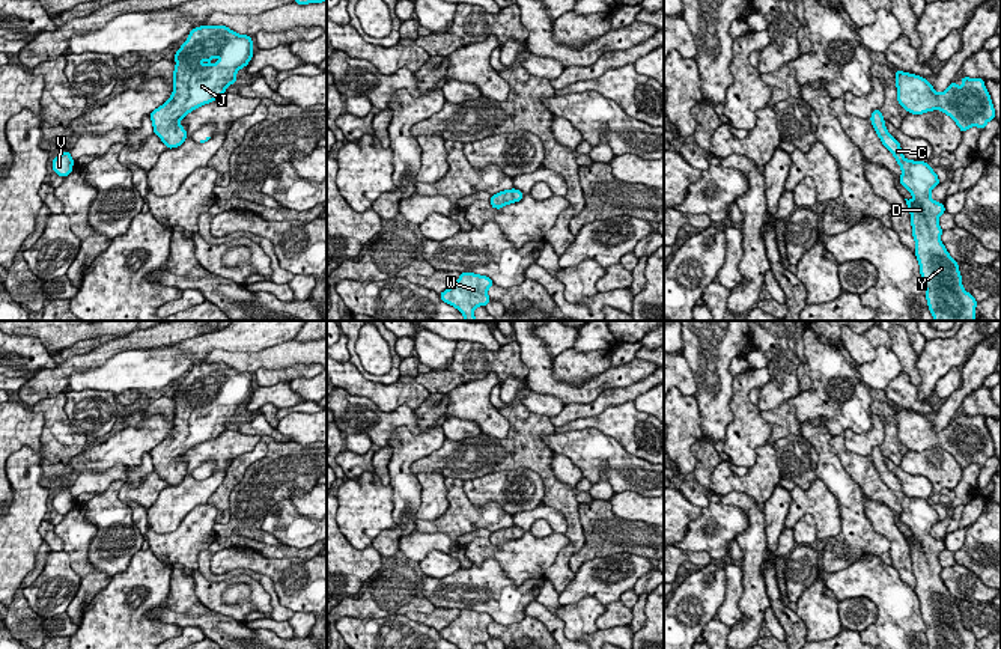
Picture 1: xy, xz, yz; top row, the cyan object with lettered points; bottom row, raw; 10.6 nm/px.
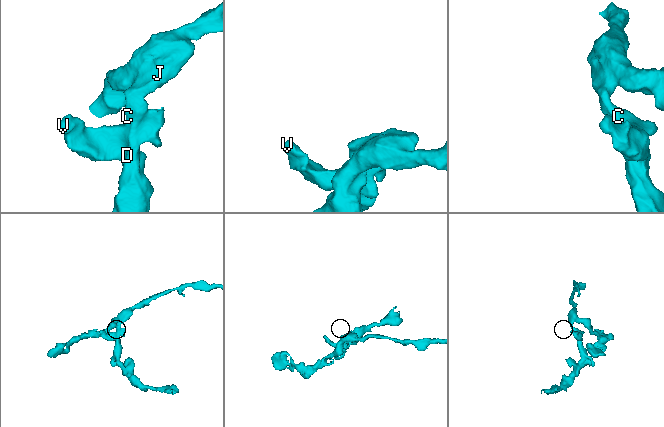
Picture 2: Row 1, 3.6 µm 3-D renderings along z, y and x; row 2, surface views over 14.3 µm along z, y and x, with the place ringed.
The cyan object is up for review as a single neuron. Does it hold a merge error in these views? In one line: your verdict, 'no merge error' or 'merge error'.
no merge error

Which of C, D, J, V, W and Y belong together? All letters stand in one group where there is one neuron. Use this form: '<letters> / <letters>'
C D J V W Y

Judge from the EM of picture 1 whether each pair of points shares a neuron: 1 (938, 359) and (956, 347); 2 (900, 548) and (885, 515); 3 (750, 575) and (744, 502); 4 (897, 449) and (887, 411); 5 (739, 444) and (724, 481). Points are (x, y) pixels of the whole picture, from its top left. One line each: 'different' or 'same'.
1: same
2: same
3: same
4: same
5: different

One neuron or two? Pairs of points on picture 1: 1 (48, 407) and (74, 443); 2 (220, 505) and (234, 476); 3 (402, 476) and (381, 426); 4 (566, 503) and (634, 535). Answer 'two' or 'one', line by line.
1: one
2: one
3: two
4: two

